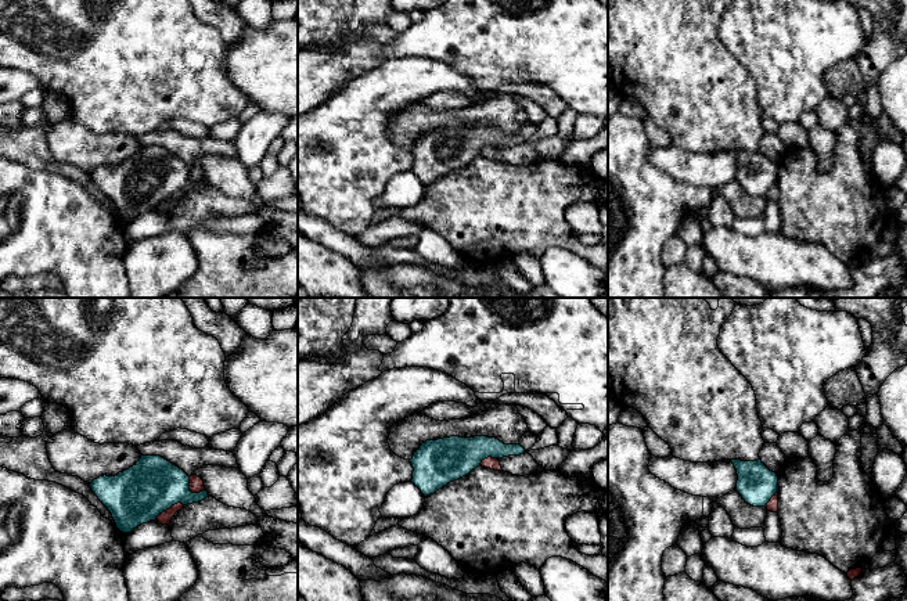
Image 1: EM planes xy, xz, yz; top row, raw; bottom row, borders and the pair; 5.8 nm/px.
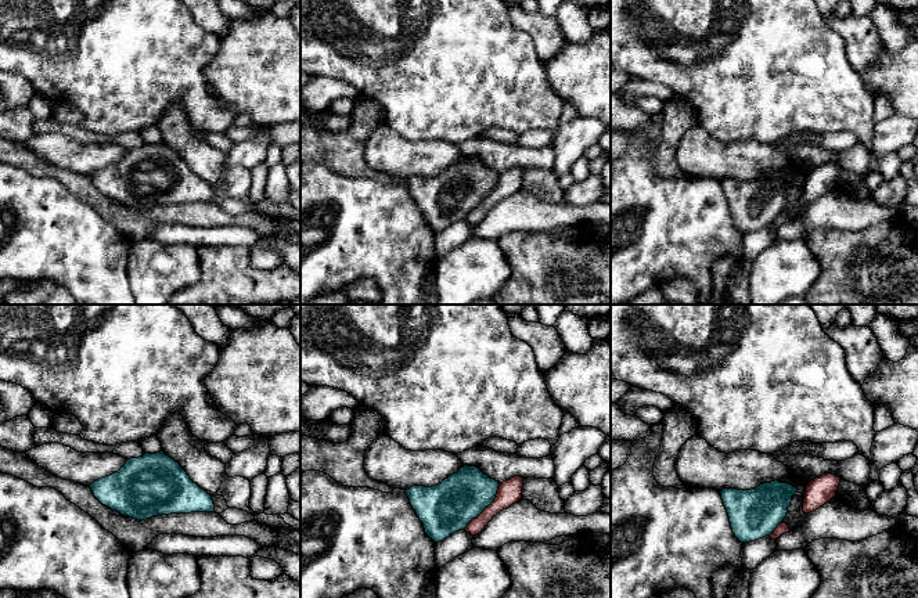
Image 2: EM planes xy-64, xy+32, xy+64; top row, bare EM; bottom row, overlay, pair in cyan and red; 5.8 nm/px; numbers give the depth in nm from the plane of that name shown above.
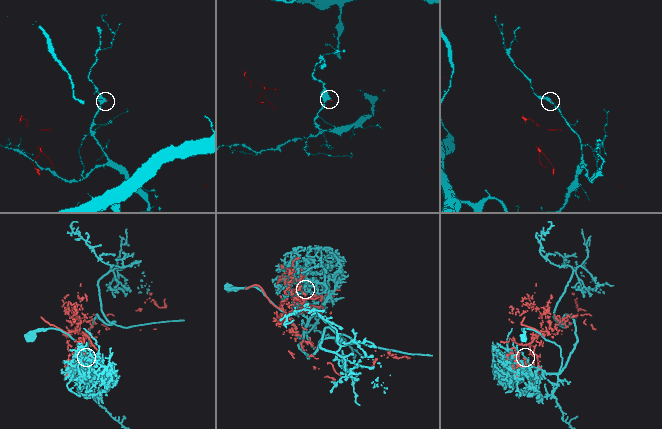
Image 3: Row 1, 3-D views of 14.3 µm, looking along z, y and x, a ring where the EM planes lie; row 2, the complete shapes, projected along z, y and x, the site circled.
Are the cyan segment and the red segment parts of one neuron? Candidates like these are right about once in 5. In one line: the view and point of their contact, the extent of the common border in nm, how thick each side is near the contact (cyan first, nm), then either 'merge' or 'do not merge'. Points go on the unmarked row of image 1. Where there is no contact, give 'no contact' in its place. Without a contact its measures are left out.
xy (168, 198) | 200 nm | 320/70 nm | do not merge

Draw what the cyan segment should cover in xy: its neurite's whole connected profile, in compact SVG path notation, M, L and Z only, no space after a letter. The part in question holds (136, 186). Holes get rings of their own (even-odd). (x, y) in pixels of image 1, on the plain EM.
M141 145L129 159L115 166L100 166L90 173L90 177L112 204L116 217L123 223L130 223L137 216L155 210L159 204L177 192L187 195L209 186L206 180L192 183L190 166L161 145Z

